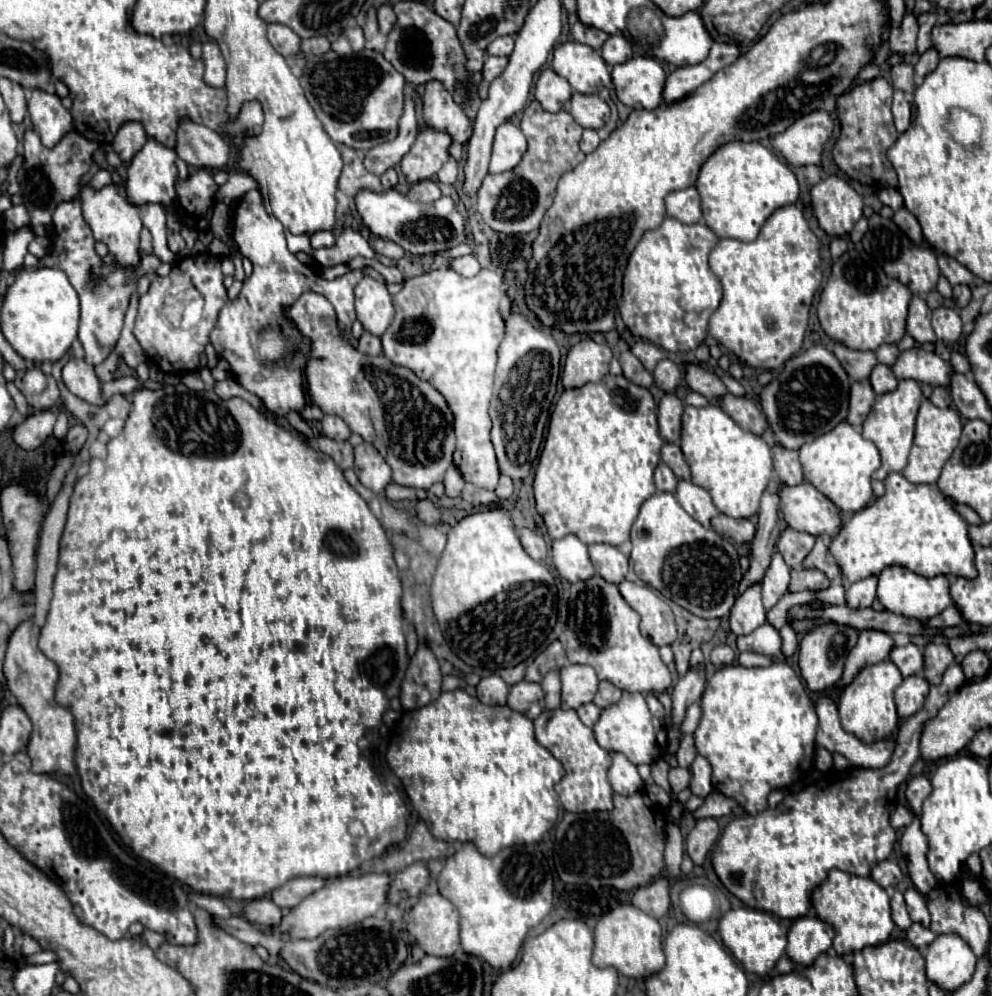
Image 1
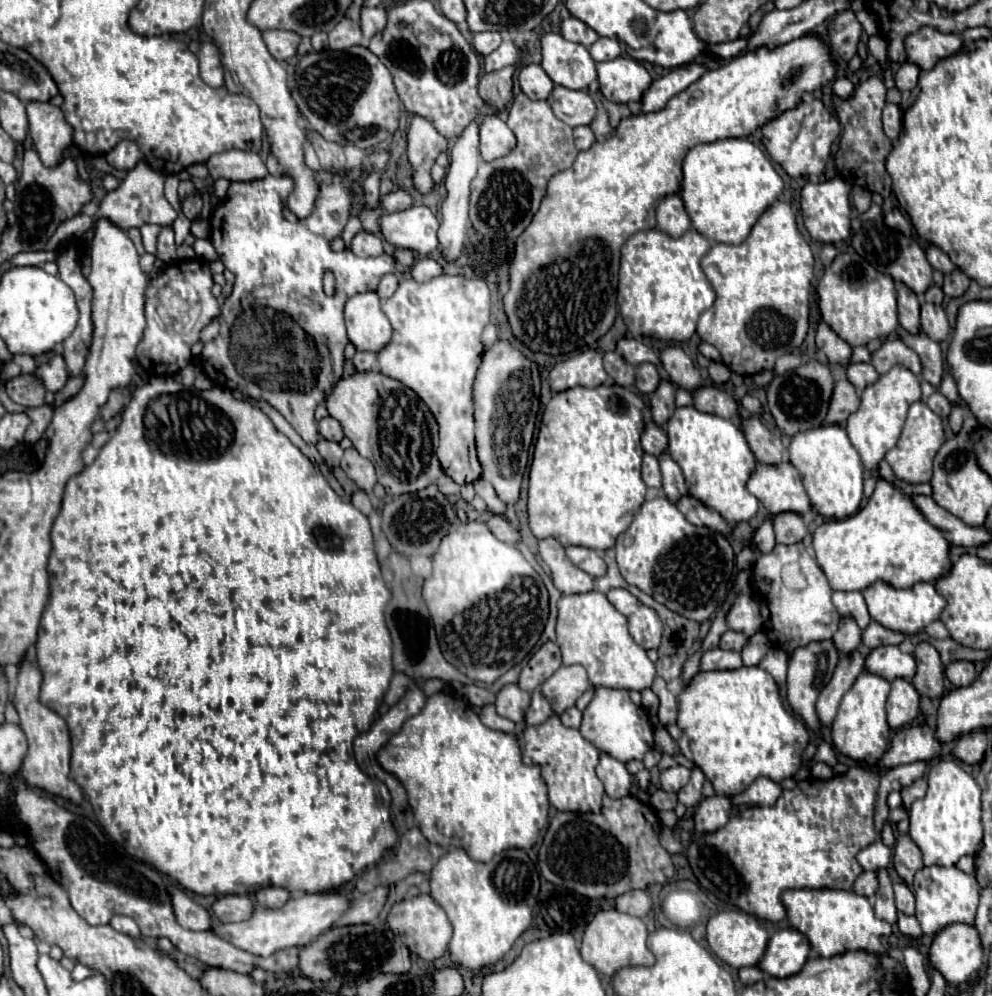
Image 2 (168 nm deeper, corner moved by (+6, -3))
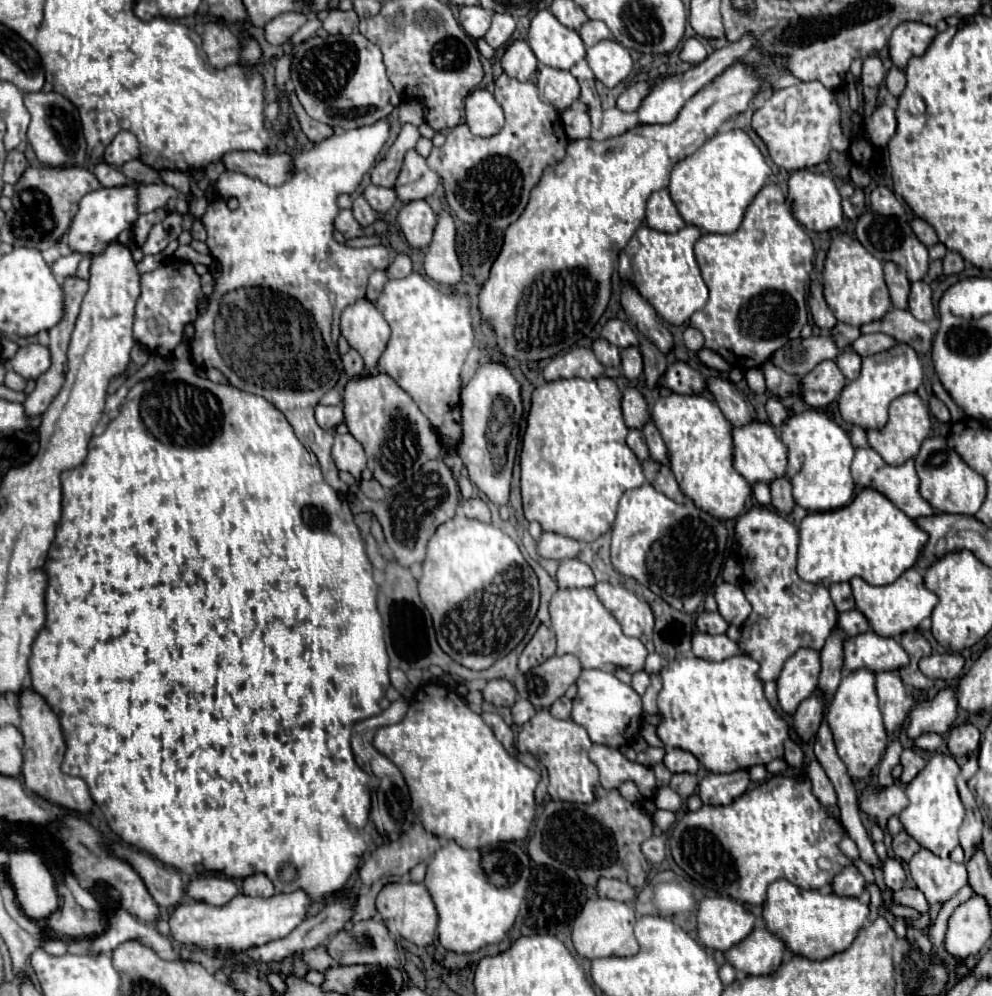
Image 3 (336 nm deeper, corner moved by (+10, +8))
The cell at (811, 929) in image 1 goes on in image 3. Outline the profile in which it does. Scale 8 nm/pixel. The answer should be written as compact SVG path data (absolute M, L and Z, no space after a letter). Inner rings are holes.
M765 927L753 929L745 941L733 945L723 955L729 965L733 965L737 971L743 971L747 975L765 975L779 969L783 961L785 945L771 935Z

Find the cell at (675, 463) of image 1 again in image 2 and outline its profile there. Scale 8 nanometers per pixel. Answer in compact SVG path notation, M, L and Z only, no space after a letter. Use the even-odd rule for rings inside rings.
M649 420L647 426L645 426L645 432L643 432L643 436L641 436L641 446L643 446L643 450L645 450L647 454L659 458L659 456L665 454L665 450L669 448L669 440L667 440L663 428Z

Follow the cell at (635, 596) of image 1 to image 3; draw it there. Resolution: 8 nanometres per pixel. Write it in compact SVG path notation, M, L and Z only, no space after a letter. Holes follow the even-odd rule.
M597 583L595 593L605 609L609 609L609 613L619 621L625 635L641 641L653 637L653 613L645 601L637 599L625 587L611 583Z

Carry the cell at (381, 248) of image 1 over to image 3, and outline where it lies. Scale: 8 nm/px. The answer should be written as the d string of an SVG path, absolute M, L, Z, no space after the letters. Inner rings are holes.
M341 209L341 211L339 211L339 215L335 217L335 229L341 231L345 239L361 237L361 235L365 233L349 209Z

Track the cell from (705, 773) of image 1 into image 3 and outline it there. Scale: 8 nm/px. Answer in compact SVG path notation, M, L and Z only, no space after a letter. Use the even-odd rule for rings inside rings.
M675 773L669 787L673 791L677 791L683 799L687 799L689 795L695 793L697 789L697 775L691 775L691 773Z

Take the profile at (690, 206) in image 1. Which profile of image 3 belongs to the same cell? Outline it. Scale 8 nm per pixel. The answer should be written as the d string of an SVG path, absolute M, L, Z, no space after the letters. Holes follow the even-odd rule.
M667 189L655 191L649 197L647 211L645 211L645 223L651 229L661 229L663 233L677 233L677 229L681 229L685 225L677 207L671 201Z

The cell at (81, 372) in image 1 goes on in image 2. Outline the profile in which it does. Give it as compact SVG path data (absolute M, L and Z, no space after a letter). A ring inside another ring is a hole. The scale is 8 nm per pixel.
M53 356L49 362L41 364L41 366L37 368L37 374L41 376L45 388L51 390L51 392L63 390L63 386L65 386L67 380L69 380L69 370L67 370L67 366L65 366L63 356Z

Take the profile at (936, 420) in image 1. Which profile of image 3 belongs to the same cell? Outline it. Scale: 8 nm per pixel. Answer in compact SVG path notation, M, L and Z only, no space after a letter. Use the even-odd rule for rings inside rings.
M905 393L889 405L889 421L885 423L885 427L867 429L867 441L869 441L869 447L875 449L887 465L903 465L907 459L919 453L919 447L927 439L929 431L931 431L929 409L923 405L917 393Z

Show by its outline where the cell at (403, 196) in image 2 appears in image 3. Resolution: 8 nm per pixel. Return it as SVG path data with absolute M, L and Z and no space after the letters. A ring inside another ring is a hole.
M375 185L365 187L363 197L369 201L369 205L371 205L377 213L387 213L387 211L393 207L393 203L395 203L395 193L393 193L391 189L375 187Z

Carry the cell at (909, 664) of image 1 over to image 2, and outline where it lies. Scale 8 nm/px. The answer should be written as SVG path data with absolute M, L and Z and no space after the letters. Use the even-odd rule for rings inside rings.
M881 646L871 650L865 660L865 668L889 682L895 678L911 680L917 672L915 658L907 652L901 652L899 646Z

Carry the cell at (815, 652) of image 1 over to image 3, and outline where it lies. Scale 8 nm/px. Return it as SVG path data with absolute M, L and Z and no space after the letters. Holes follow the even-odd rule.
M799 649L793 657L789 657L777 677L777 697L783 713L795 713L799 703L817 689L819 671L821 659L813 649Z

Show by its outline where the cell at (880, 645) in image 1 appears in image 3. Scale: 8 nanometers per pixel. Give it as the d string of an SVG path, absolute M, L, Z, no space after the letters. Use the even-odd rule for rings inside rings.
M813 693L809 699L805 699L797 707L797 711L793 715L793 727L797 731L797 737L803 743L807 743L817 733L817 729L821 725L821 717L823 717L821 713L823 713L823 701L817 693Z

